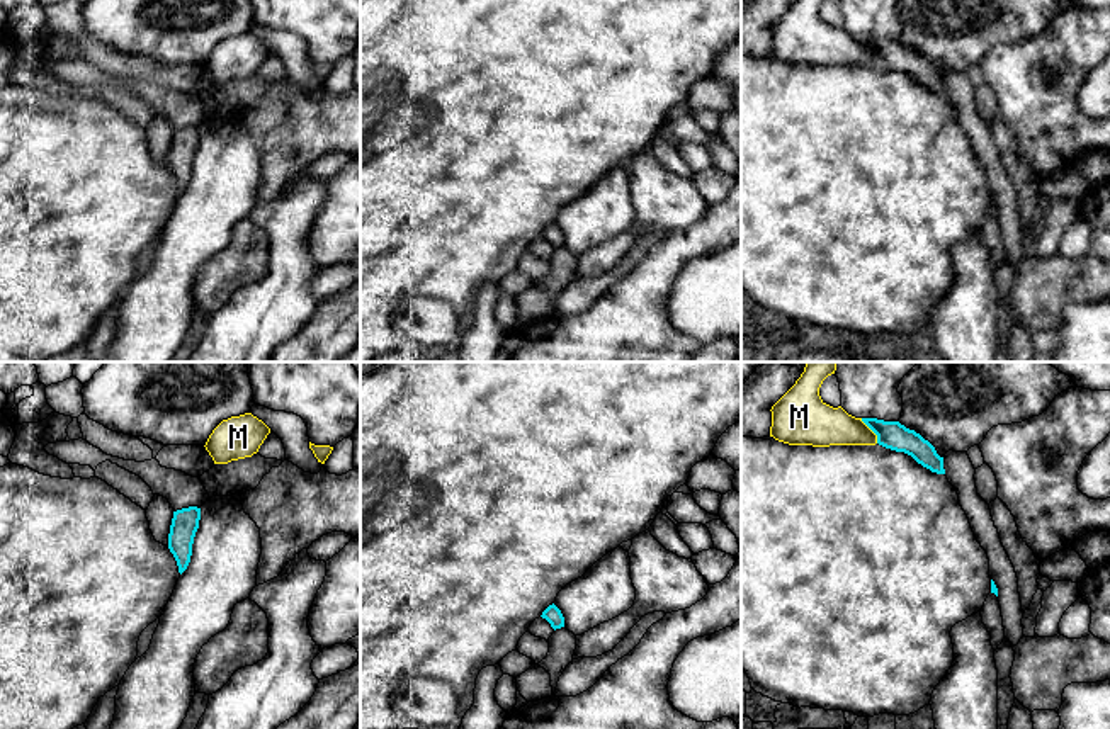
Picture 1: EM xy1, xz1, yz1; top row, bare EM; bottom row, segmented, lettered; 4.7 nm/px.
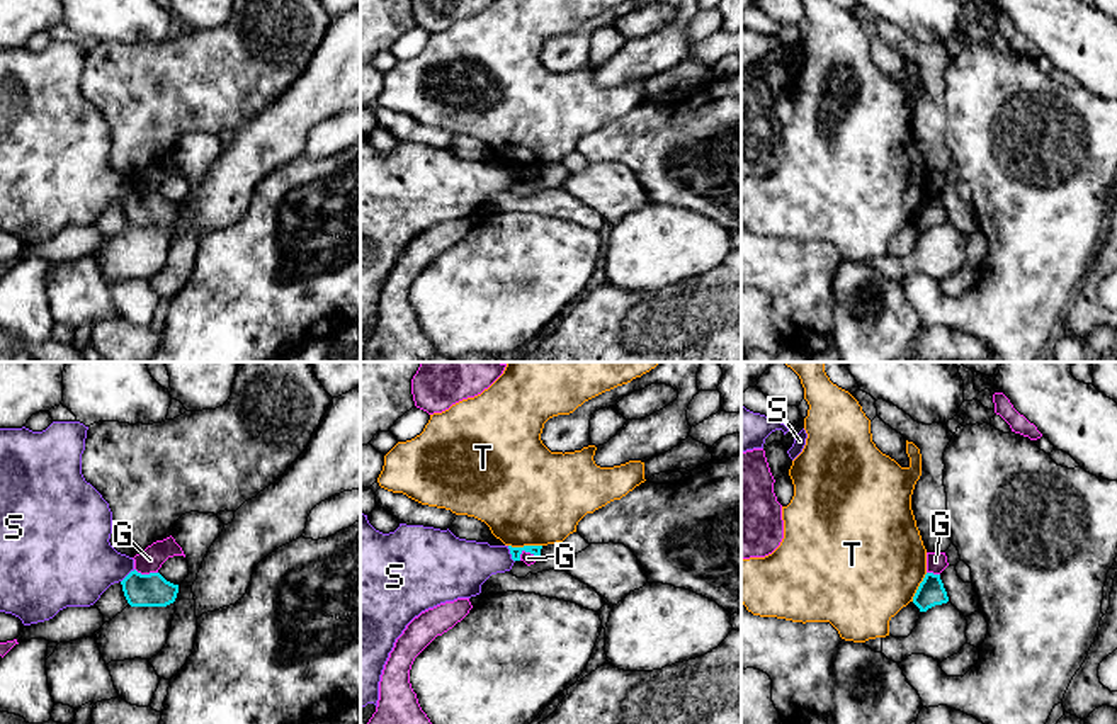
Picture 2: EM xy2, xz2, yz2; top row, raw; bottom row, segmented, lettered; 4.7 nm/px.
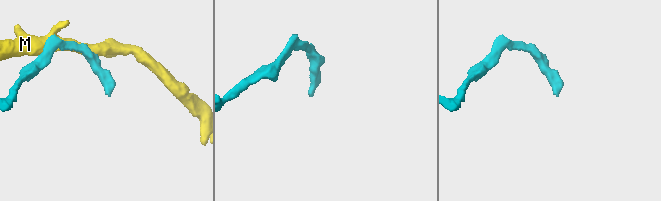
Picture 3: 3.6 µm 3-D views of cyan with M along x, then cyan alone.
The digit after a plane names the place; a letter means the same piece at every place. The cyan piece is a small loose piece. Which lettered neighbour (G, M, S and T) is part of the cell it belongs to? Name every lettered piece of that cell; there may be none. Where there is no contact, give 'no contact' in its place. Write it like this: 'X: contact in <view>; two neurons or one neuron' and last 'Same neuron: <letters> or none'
G: contact in xy2; two neurons
M: contact in yz1; two neurons
S: contact in xz2; two neurons
T: contact in xz2; two neurons
Same neuron: none

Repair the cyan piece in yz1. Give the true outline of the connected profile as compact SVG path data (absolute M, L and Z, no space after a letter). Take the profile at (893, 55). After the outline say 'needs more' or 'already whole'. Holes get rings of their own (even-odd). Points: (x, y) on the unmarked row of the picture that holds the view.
M862 37L862 41L877 54L877 63L911 75L918 83L937 93L945 93L943 76L935 66L915 49L899 41L884 41L877 37Z; already whole

